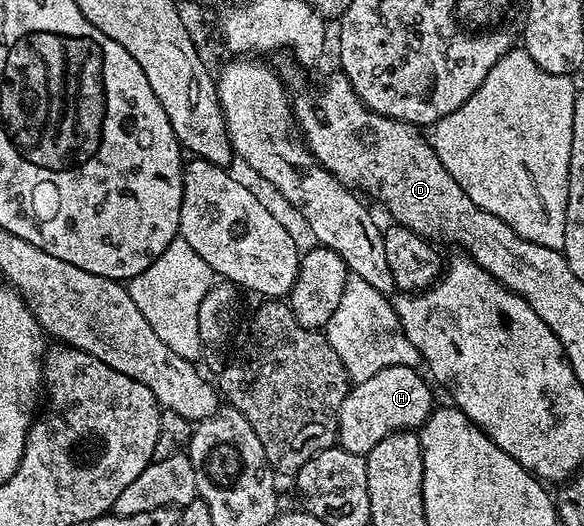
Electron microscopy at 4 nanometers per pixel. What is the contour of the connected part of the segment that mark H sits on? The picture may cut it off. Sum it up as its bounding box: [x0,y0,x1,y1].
[337,367,435,456]

